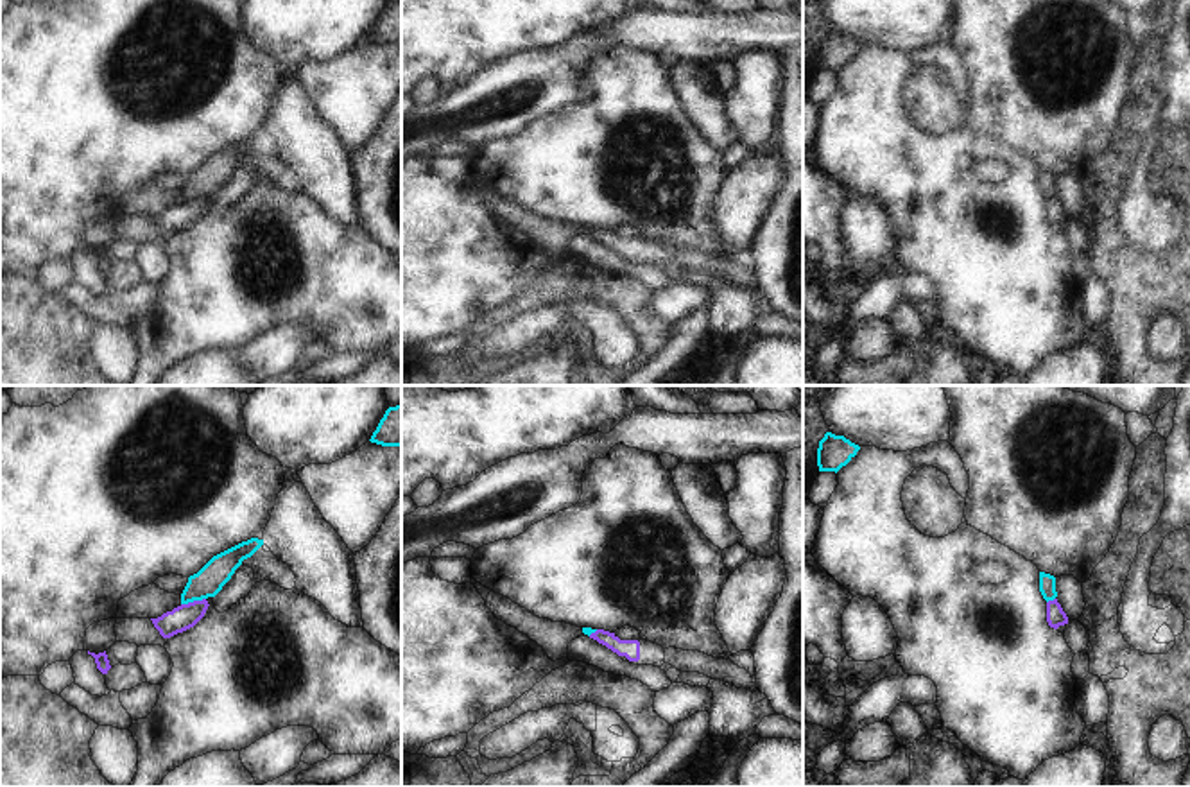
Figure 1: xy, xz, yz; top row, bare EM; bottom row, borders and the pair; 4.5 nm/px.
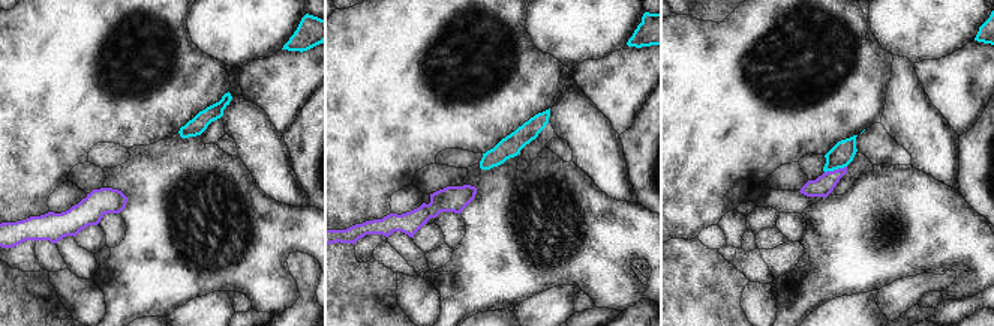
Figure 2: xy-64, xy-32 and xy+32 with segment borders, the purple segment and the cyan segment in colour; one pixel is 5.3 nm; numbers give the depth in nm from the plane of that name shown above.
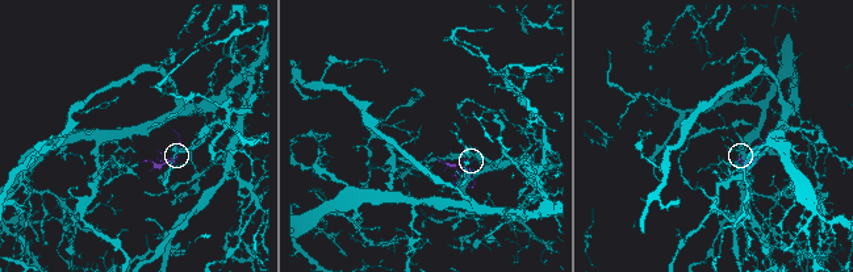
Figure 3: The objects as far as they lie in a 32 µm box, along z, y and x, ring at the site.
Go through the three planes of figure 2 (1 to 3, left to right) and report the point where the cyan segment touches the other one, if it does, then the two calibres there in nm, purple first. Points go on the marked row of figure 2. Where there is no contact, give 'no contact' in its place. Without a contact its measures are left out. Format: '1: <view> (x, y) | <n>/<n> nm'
1: no contact
2: no contact
3: xy+32 (835, 170) | 110/120 nm

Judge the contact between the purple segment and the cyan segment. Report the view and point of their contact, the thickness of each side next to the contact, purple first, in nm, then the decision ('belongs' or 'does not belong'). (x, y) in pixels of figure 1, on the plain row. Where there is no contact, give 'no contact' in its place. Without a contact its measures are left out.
contact xy (194, 199); calibres 120 and 140 nm; does not belong

